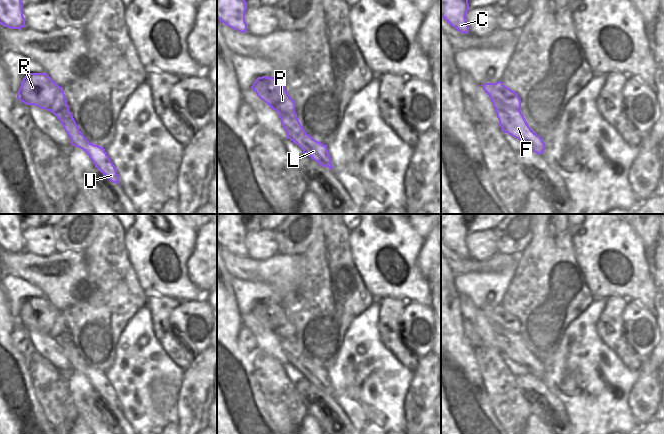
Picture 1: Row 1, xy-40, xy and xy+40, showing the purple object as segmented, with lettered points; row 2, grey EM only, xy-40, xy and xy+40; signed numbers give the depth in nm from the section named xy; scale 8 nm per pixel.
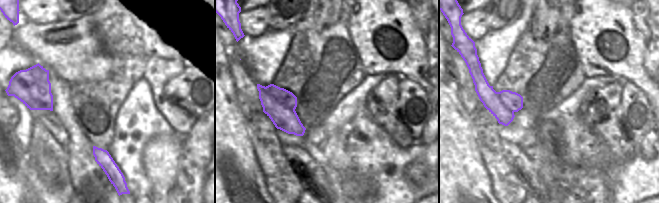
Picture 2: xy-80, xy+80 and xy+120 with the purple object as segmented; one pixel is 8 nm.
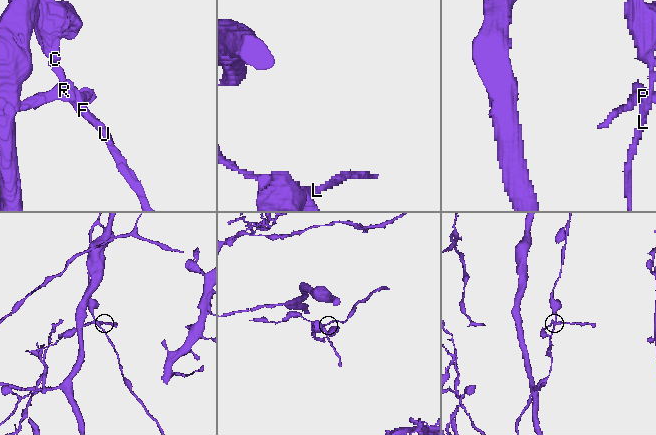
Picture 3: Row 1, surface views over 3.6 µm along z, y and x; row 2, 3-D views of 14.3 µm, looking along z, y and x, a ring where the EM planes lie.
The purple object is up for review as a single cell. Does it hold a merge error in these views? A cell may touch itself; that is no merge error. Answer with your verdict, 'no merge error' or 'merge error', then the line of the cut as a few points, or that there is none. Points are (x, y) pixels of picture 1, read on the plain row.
merge error; cut xy+40 (491, 322), (495, 322), (505, 329), (518, 333)

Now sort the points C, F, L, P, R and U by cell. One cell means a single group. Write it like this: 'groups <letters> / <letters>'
groups C F L U / P R

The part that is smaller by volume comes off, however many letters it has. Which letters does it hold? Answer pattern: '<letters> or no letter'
P, R

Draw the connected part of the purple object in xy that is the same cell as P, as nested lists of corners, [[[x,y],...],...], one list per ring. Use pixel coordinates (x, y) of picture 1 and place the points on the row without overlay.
[[[266,300],[258,301],[251,313],[276,336],[292,337],[295,335],[295,326],[279,303]]]

